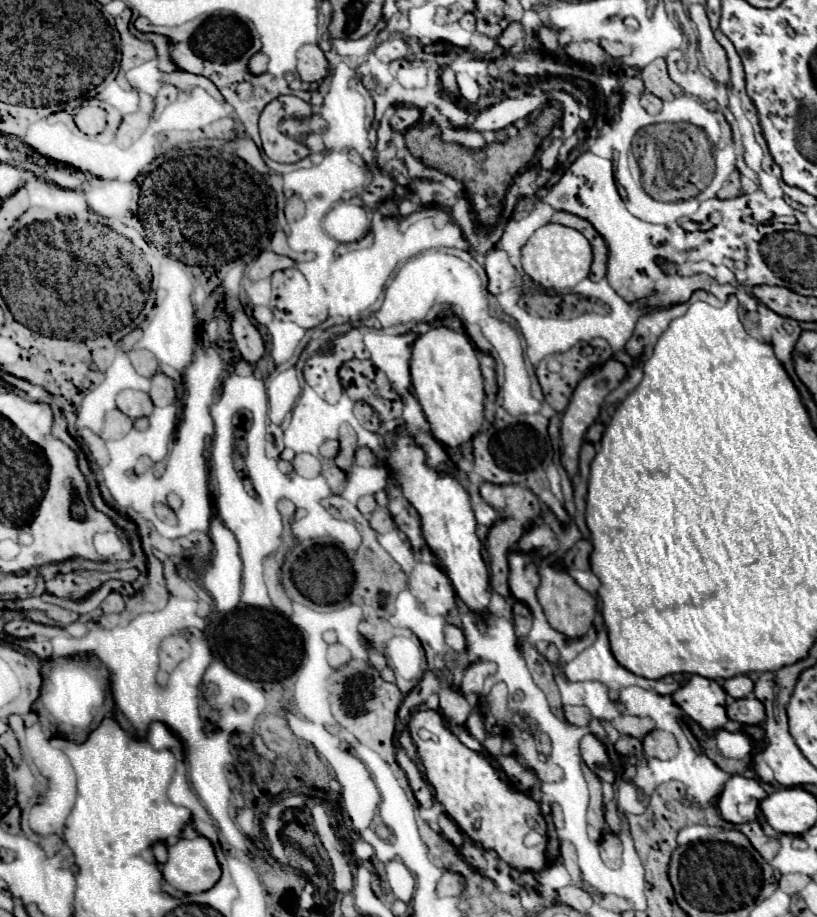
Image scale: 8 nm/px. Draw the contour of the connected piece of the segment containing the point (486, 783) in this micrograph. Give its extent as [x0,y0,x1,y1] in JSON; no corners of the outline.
[408,708,546,870]

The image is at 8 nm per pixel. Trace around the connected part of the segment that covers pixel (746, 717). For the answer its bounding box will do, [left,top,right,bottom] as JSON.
[726,696,766,724]

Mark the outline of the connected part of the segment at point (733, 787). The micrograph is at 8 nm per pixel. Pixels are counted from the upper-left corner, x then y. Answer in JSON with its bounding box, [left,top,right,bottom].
[718,776,768,824]

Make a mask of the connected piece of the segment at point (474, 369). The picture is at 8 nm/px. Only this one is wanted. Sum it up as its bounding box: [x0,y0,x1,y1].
[410,326,484,448]

